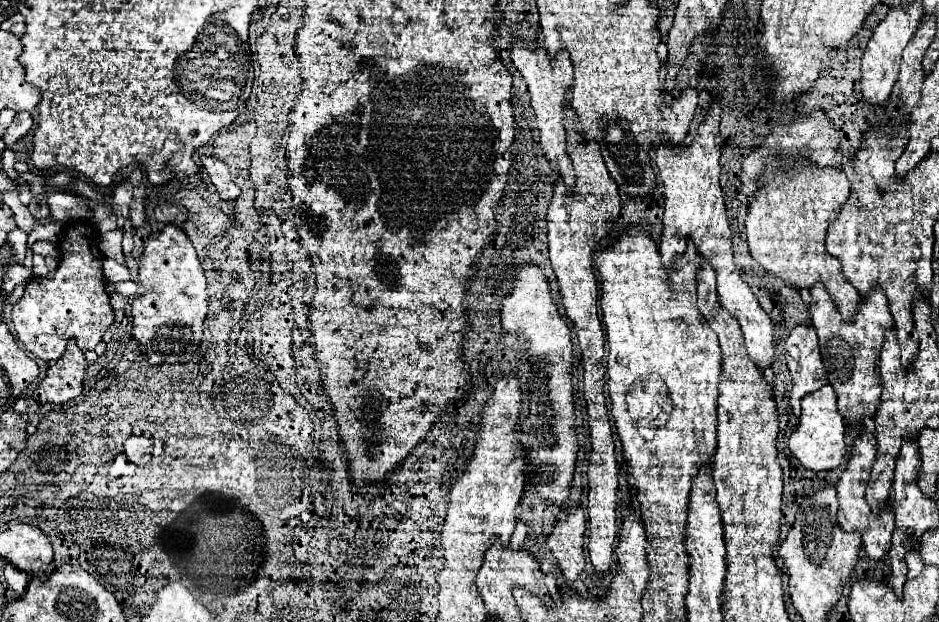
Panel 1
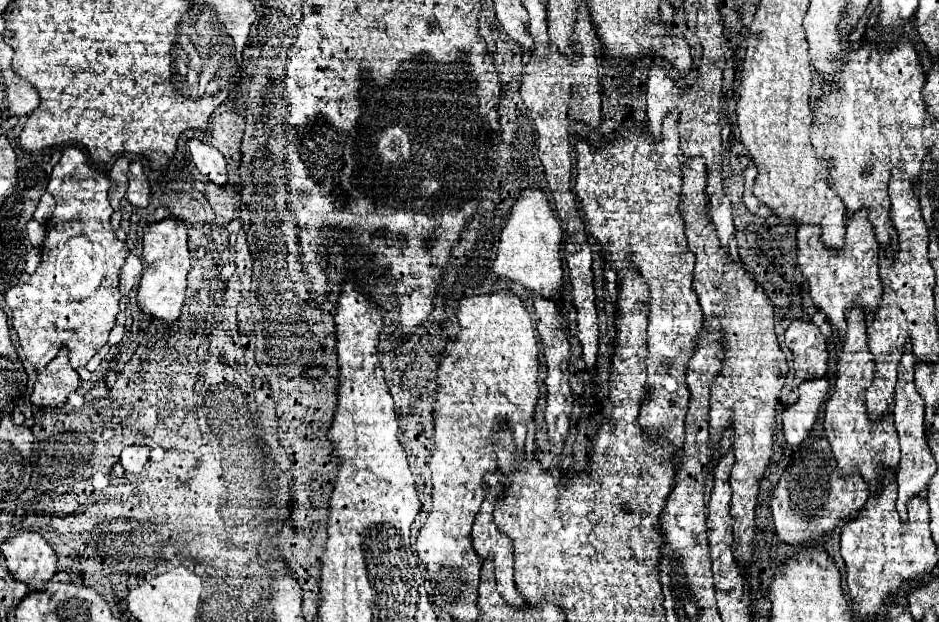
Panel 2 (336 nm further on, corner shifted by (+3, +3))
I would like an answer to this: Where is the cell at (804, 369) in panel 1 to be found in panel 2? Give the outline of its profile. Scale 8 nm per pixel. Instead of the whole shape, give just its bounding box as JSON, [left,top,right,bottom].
[784,321,828,405]

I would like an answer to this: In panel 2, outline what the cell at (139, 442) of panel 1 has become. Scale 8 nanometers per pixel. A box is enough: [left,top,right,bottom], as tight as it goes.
[120,445,150,473]

